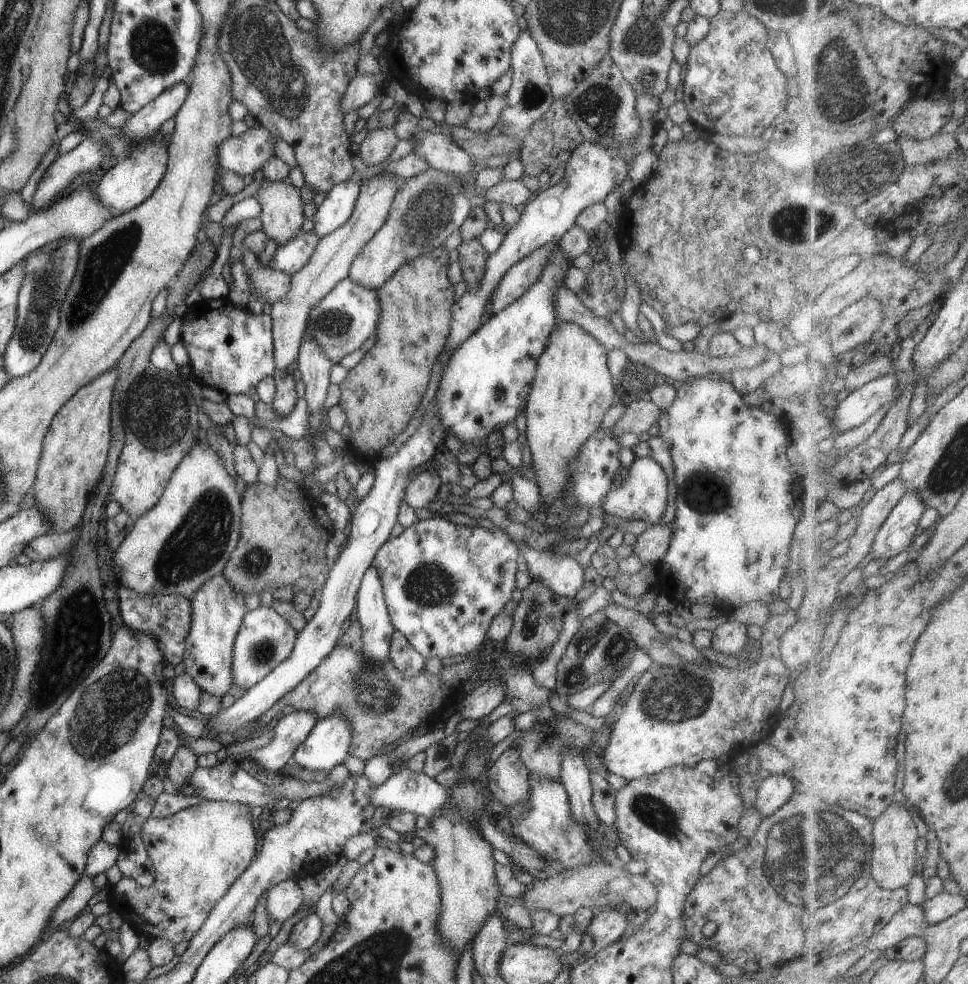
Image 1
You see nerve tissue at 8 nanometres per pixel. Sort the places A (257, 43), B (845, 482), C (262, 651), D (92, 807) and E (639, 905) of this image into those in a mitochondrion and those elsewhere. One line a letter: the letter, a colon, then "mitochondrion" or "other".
A: mitochondrion
B: other
C: mitochondrion
D: other
E: other

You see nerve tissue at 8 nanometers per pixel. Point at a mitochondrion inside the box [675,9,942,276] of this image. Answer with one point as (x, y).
(841, 89)

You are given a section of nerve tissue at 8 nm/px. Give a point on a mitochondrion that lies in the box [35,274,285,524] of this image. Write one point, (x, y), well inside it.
(142, 427)

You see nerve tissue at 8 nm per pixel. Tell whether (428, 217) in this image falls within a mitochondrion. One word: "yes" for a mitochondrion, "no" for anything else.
yes

